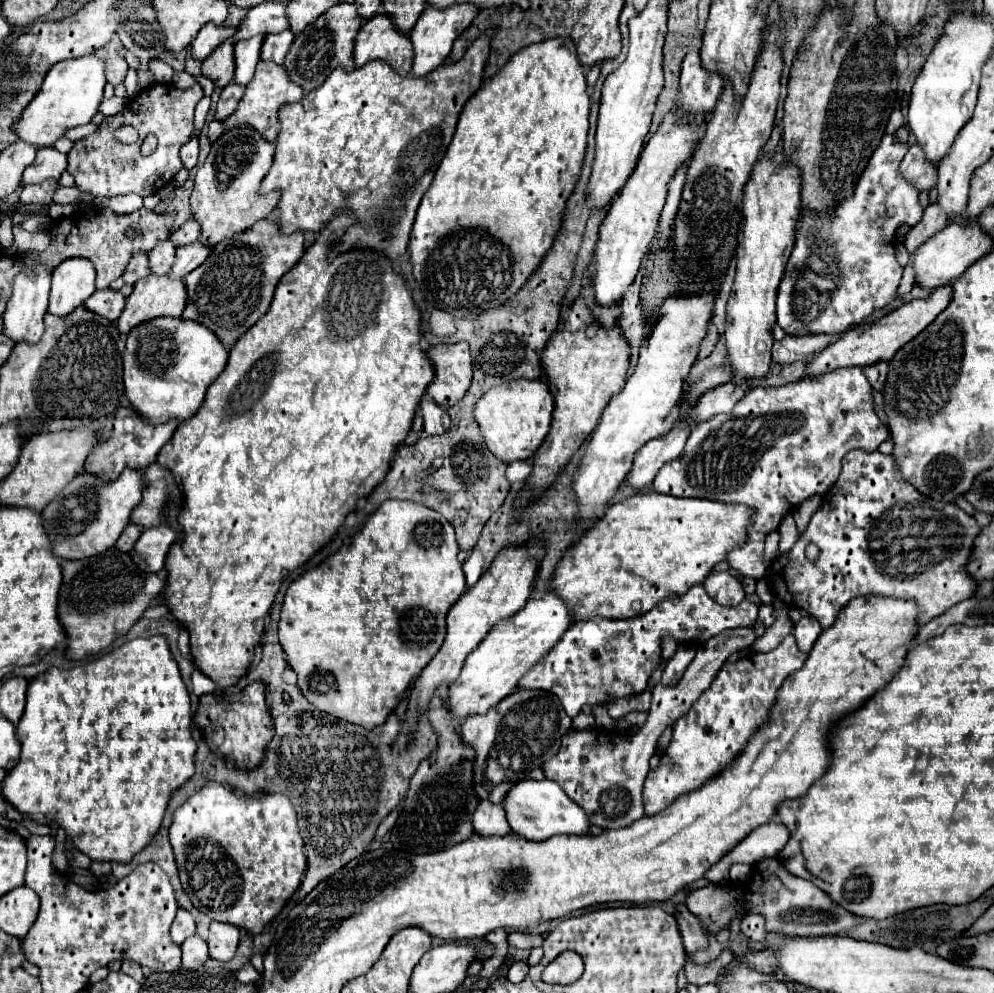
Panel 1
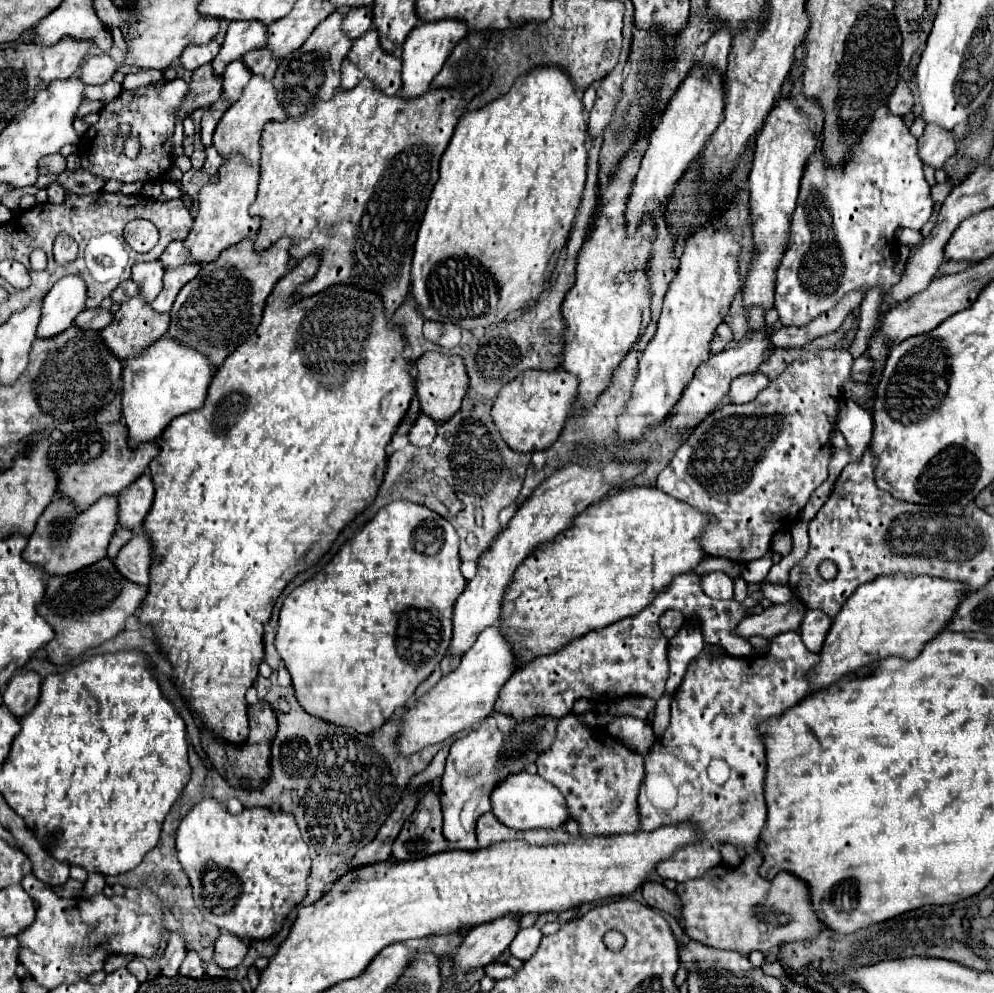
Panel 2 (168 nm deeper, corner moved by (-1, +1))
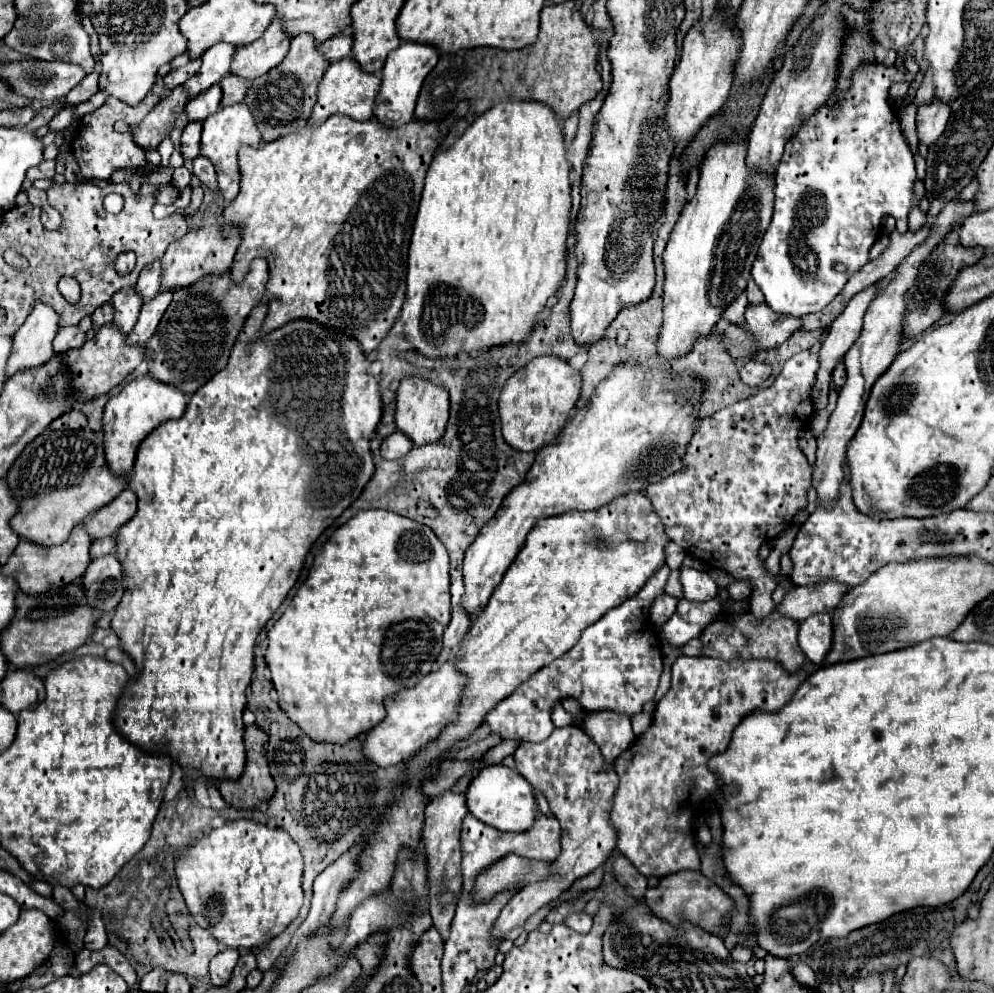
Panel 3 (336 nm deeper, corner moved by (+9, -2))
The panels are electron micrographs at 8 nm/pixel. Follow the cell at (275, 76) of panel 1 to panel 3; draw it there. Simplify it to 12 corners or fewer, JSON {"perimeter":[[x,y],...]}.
{"perimeter":[[243,103],[203,121],[201,155],[225,203],[239,193],[237,151],[261,133]]}

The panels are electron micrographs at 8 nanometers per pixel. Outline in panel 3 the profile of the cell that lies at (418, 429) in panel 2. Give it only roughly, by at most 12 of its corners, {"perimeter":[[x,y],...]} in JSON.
{"perimeter":[[399,431],[385,437],[381,455],[399,459],[413,445]]}

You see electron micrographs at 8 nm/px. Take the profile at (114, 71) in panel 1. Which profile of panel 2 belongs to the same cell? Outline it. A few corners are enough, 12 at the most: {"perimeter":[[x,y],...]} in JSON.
{"perimeter":[[109,54],[89,56],[81,74],[87,84],[105,84],[117,72]]}

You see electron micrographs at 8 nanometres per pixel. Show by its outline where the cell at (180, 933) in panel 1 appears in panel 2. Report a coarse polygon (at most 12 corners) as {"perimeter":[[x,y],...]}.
{"perimeter":[[171,932],[161,956],[161,974],[177,976],[187,944]]}

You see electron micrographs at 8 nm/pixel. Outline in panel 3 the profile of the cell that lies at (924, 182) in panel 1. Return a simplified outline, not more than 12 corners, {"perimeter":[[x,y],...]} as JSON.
{"perimeter":[[937,99],[917,109],[919,141],[935,143],[951,107]]}

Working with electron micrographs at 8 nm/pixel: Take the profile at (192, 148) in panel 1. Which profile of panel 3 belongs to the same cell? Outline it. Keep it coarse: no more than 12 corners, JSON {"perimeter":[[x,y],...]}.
{"perimeter":[[205,157],[193,159],[193,171],[205,187],[219,189],[215,167]]}

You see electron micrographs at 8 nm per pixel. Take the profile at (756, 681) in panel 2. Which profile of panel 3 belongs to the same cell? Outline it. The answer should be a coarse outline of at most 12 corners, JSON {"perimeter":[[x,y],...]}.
{"perimeter":[[681,657],[619,755],[609,821],[645,877],[699,869],[707,761],[805,681]]}

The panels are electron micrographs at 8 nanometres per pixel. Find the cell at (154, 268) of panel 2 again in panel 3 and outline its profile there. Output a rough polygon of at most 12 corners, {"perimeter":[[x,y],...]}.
{"perimeter":[[119,291],[111,303],[113,323],[123,333],[135,327],[141,297]]}

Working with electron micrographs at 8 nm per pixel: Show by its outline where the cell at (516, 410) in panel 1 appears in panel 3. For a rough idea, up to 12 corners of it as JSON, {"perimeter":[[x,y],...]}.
{"perimeter":[[537,357],[499,397],[517,451],[555,443],[581,393],[581,373]]}

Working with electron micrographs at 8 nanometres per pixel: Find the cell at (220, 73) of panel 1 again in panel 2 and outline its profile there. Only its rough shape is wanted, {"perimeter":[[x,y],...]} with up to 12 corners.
{"perimeter":[[211,64],[193,72],[191,100],[179,110],[187,112],[213,104],[223,96],[223,78]]}

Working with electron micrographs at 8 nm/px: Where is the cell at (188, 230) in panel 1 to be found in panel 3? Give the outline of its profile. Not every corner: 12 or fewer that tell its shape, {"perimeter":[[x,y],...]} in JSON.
{"perimeter":[[161,263],[147,265],[137,281],[141,301],[159,293]]}

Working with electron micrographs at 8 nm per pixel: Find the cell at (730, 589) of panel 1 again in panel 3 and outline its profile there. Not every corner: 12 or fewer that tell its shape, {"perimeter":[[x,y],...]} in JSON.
{"perimeter":[[683,567],[687,601],[709,601],[717,585],[705,571]]}

